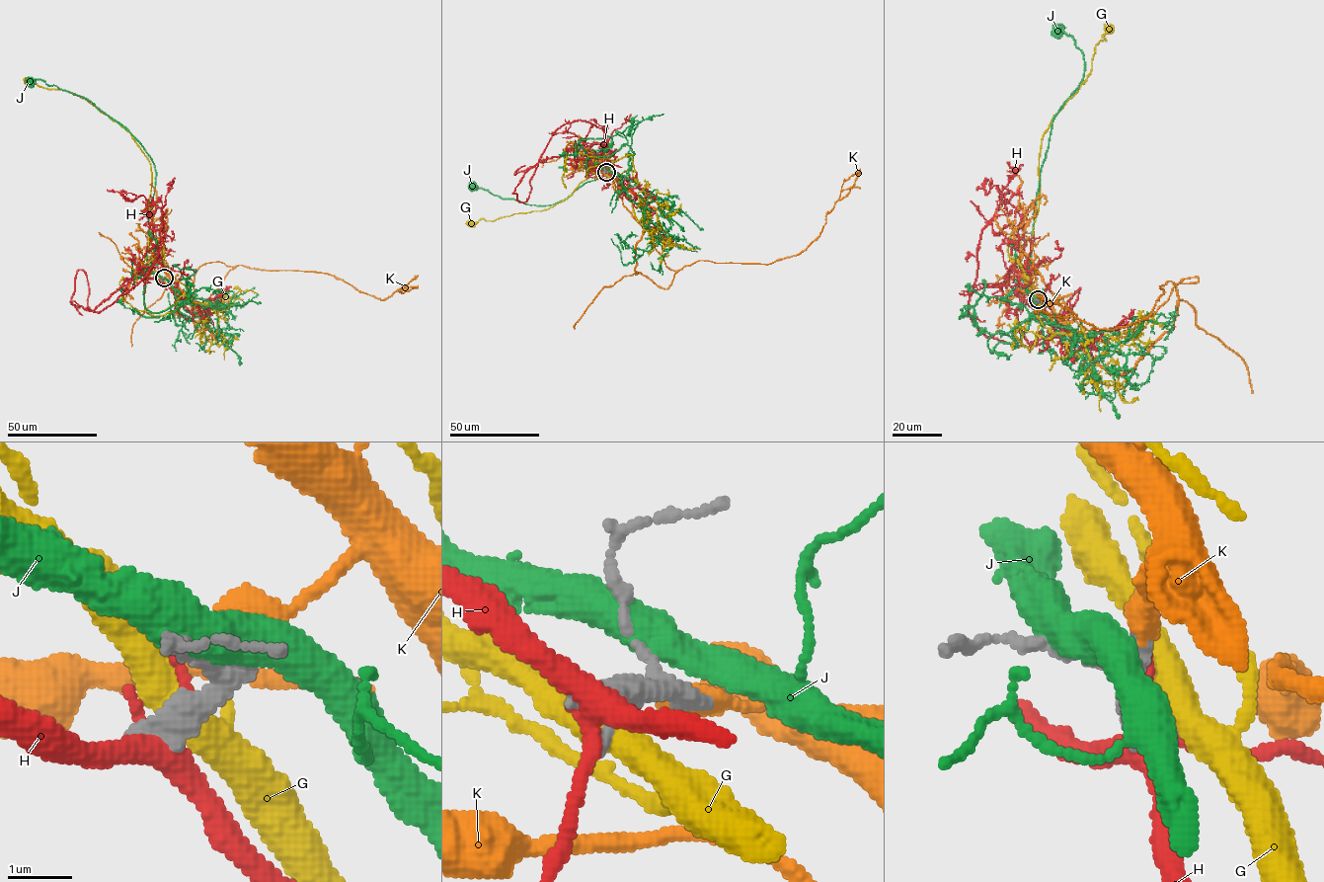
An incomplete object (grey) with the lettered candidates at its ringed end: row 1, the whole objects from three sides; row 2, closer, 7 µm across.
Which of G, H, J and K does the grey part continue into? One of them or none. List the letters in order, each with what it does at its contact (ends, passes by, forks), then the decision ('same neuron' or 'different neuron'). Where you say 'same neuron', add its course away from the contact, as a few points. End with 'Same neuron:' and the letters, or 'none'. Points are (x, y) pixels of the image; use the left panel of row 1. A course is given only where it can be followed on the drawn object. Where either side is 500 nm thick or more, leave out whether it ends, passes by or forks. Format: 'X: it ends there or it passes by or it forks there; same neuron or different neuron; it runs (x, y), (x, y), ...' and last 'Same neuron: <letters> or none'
G: it passes by; different neuron
H: it forks there; different neuron
J: different neuron
K: it ends there; same neuron; it runs (164, 278), (160, 262), (137, 274), (173, 280), (203, 306), (239, 265), (326, 273), (382, 300), (418, 275)
Same neuron: K

